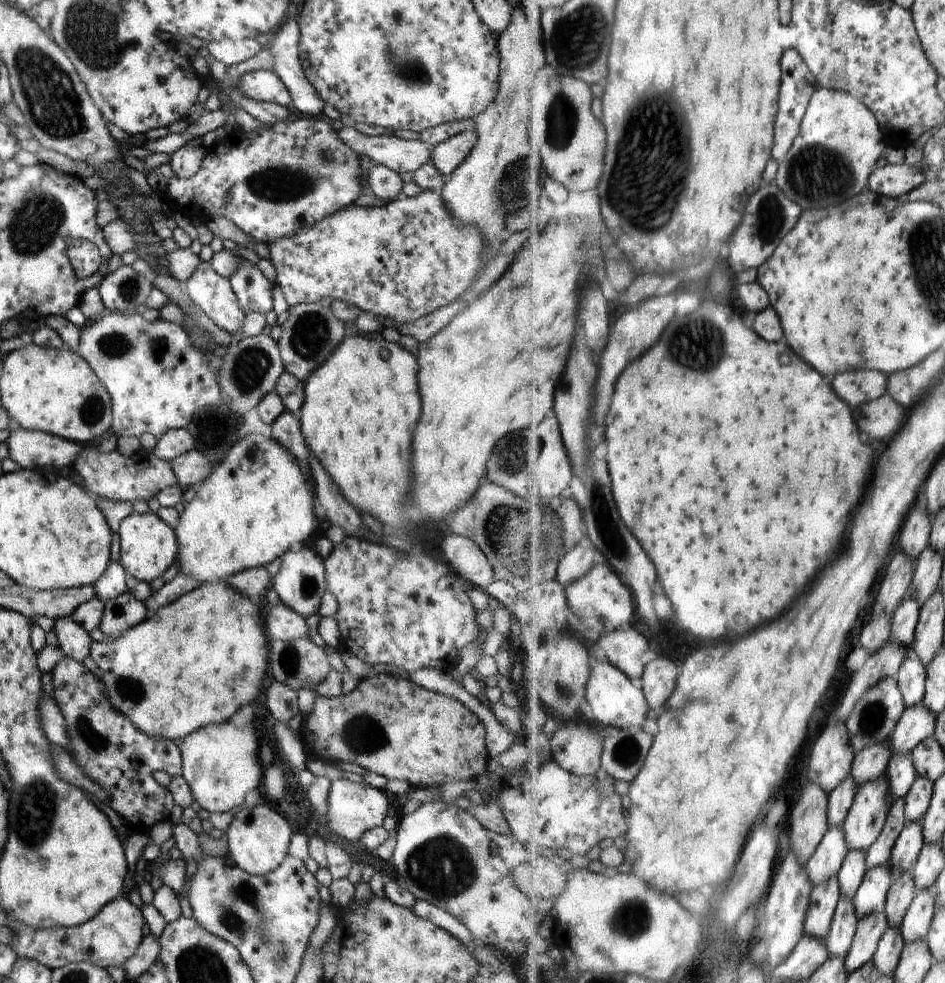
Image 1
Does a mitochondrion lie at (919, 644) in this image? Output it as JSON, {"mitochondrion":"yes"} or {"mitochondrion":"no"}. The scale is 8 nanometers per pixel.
{"mitochondrion":"no"}

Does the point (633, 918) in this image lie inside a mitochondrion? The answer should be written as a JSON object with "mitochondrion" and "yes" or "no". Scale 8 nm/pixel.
{"mitochondrion":"yes"}

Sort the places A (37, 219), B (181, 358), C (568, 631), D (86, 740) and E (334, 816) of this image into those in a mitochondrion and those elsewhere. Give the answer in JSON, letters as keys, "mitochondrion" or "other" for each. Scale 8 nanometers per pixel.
{"A":"mitochondrion","B":"other","C":"other","D":"mitochondrion","E":"other"}

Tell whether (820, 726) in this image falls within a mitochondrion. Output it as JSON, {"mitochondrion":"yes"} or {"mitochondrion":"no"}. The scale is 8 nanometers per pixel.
{"mitochondrion":"no"}

